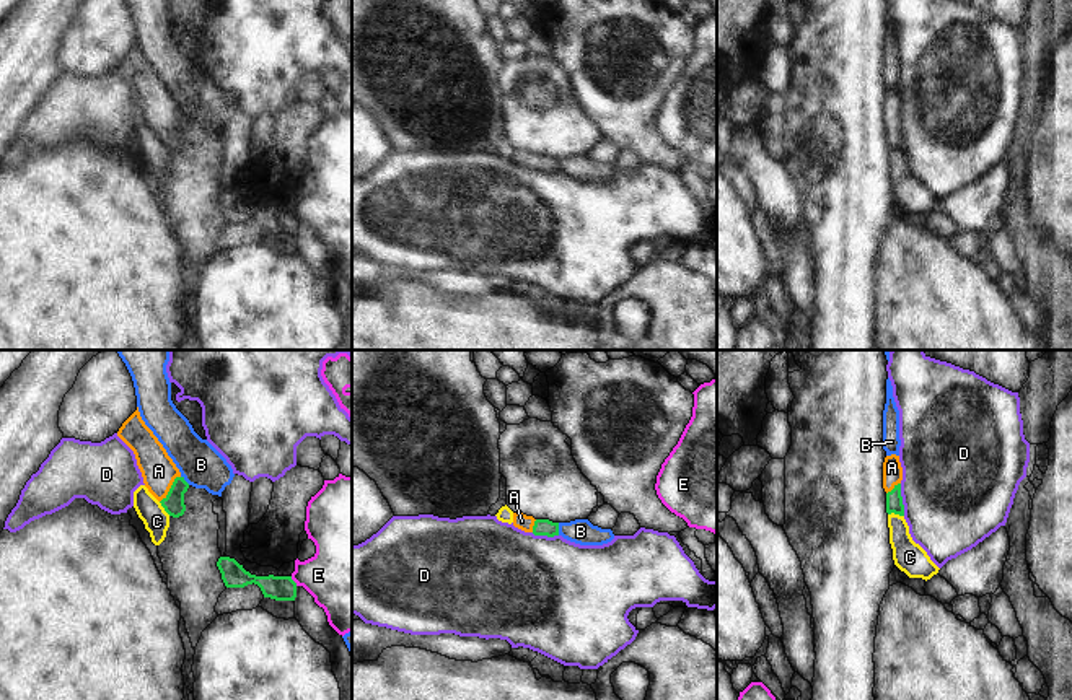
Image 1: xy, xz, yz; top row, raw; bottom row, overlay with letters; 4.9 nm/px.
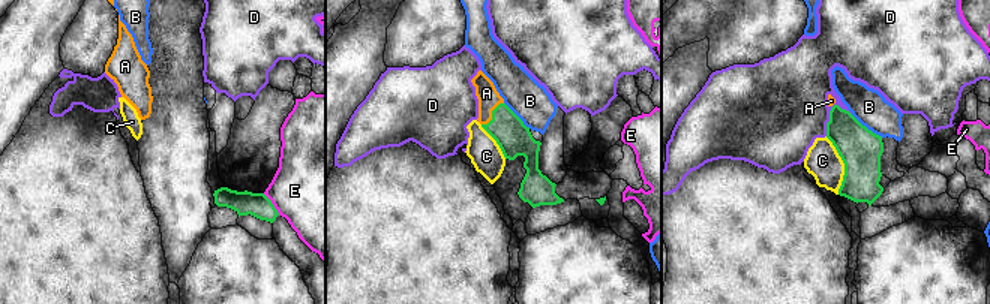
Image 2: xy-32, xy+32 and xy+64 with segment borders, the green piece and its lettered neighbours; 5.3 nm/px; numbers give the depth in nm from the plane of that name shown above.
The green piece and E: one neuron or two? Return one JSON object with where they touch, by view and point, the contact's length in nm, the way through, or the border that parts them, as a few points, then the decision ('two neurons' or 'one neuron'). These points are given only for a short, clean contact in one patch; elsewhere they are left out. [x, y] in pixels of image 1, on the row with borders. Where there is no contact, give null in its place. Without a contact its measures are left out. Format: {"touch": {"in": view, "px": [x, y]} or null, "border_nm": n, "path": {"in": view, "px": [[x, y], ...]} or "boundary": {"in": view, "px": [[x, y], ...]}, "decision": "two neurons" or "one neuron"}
{"touch": {"in": "xy", "px": [294, 581]}, "border_nm": 60, "boundary": {"in": "xy", "px": [[290, 577], [297, 585]]}, "decision": "two neurons"}

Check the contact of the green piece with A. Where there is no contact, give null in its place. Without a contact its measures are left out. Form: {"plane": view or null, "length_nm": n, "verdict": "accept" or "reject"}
{"plane": "xy", "length_nm": 170, "verdict": "accept"}

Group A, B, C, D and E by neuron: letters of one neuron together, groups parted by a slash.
A / B / C / D / E

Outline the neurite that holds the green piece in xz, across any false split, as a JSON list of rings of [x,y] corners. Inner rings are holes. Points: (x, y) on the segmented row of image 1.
[[[513,513],[513,526],[525,532],[533,532],[534,536],[559,536],[559,523],[534,519],[533,516],[526,516],[523,513]]]

